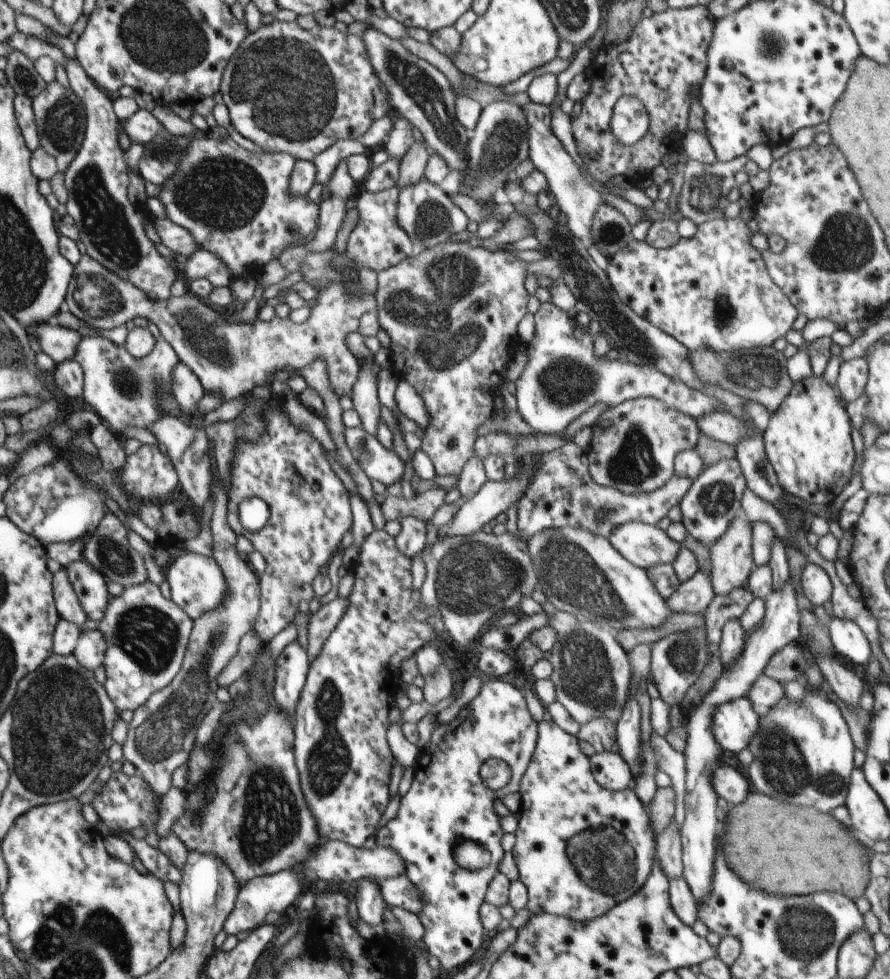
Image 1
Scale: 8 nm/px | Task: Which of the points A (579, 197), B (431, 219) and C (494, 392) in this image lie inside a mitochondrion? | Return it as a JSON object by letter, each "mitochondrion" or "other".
{"A":"mitochondrion","B":"mitochondrion","C":"other"}

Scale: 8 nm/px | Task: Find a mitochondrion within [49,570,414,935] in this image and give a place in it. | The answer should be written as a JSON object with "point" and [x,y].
{"point":[270,822]}

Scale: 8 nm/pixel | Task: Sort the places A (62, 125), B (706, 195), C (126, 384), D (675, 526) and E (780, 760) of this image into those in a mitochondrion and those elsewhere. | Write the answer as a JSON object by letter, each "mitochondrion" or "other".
{"A":"mitochondrion","B":"mitochondrion","C":"mitochondrion","D":"other","E":"mitochondrion"}

